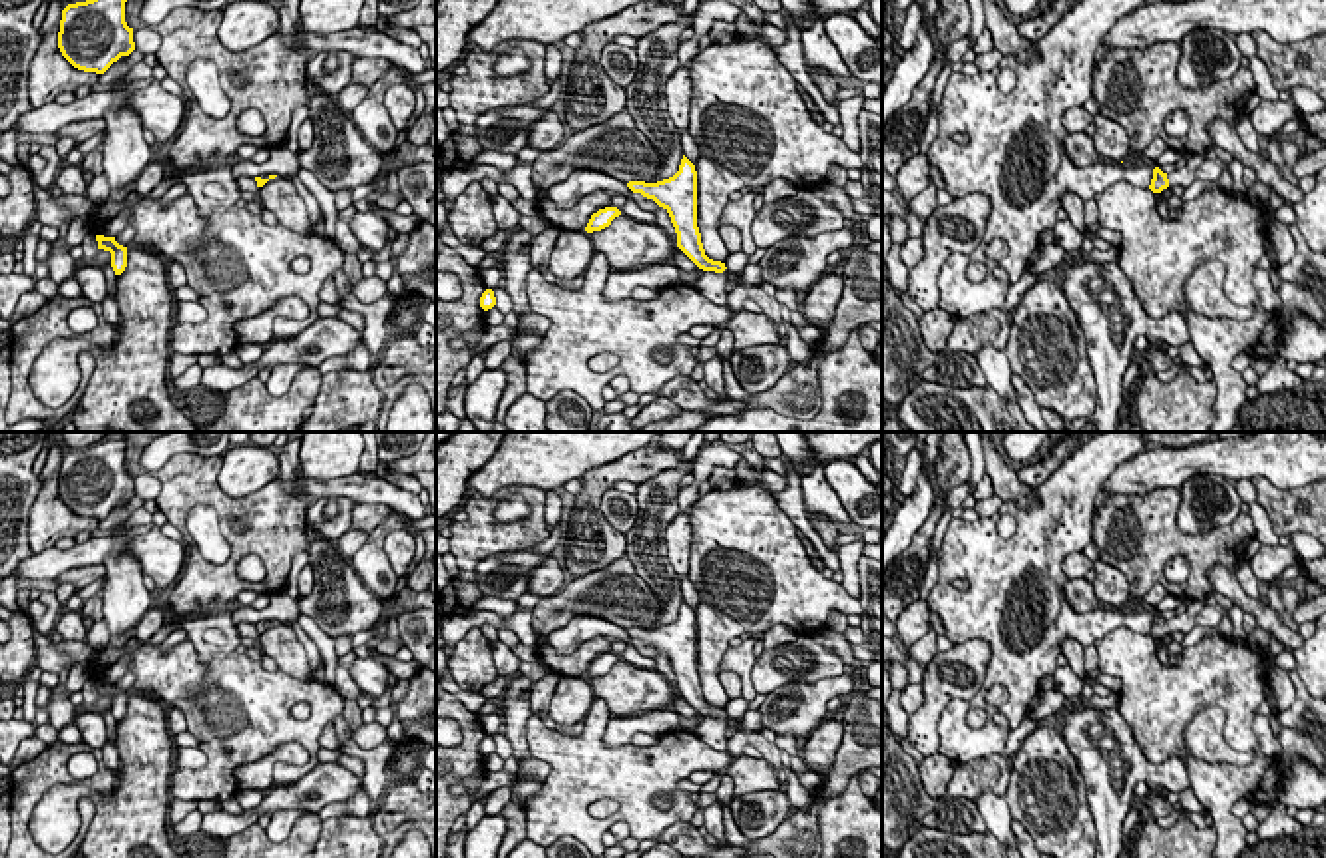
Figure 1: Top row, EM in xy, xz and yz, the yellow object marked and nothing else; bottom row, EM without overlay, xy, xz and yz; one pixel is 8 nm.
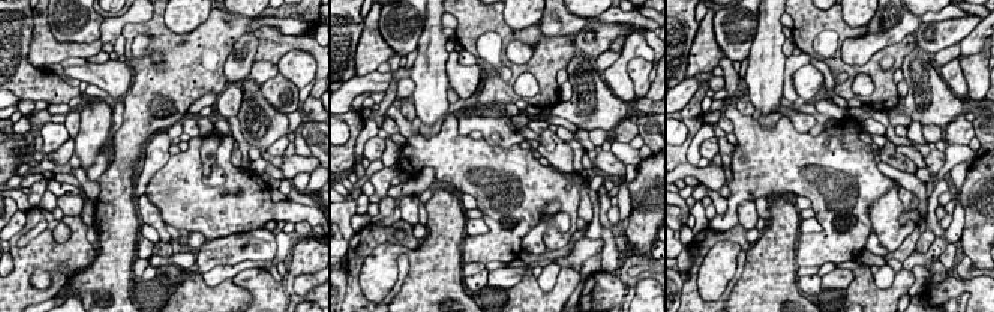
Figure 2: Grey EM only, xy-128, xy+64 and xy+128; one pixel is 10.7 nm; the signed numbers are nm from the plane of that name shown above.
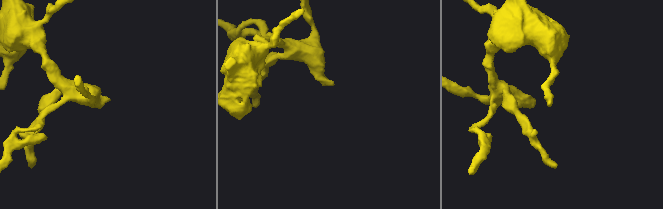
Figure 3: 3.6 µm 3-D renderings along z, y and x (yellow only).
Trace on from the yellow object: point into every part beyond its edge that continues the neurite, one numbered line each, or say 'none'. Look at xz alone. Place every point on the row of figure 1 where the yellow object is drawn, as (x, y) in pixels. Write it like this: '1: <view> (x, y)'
1: xz (711, 285)

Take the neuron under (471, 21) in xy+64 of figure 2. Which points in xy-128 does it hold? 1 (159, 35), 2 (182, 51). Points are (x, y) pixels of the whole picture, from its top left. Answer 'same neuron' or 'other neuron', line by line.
1: same neuron
2: same neuron

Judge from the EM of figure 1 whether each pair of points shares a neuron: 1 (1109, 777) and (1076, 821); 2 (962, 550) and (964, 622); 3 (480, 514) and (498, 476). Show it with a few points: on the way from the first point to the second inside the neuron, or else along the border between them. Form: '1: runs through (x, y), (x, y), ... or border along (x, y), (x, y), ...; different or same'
1: border along (1076, 759), (1098, 837); different
2: runs through (976, 568), (976, 604); same
3: border along (476, 490), (490, 498); different

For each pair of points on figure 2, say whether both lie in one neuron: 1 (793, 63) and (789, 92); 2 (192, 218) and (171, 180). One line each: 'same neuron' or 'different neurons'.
1: same neuron
2: same neuron

